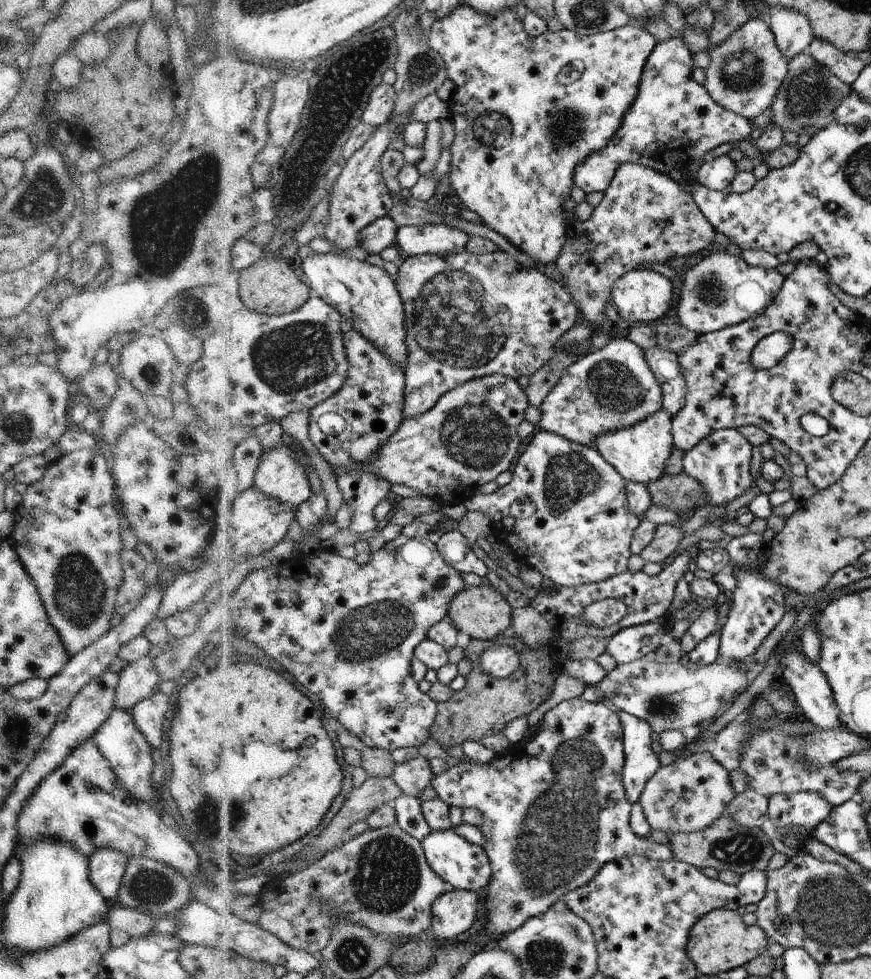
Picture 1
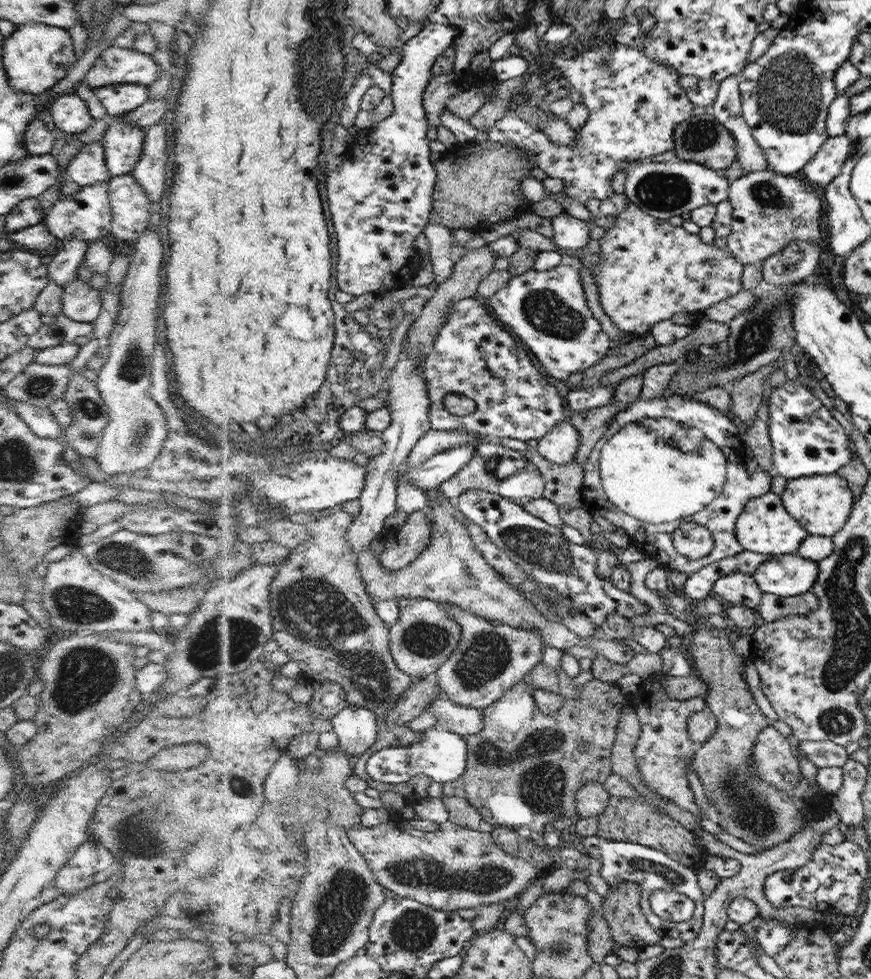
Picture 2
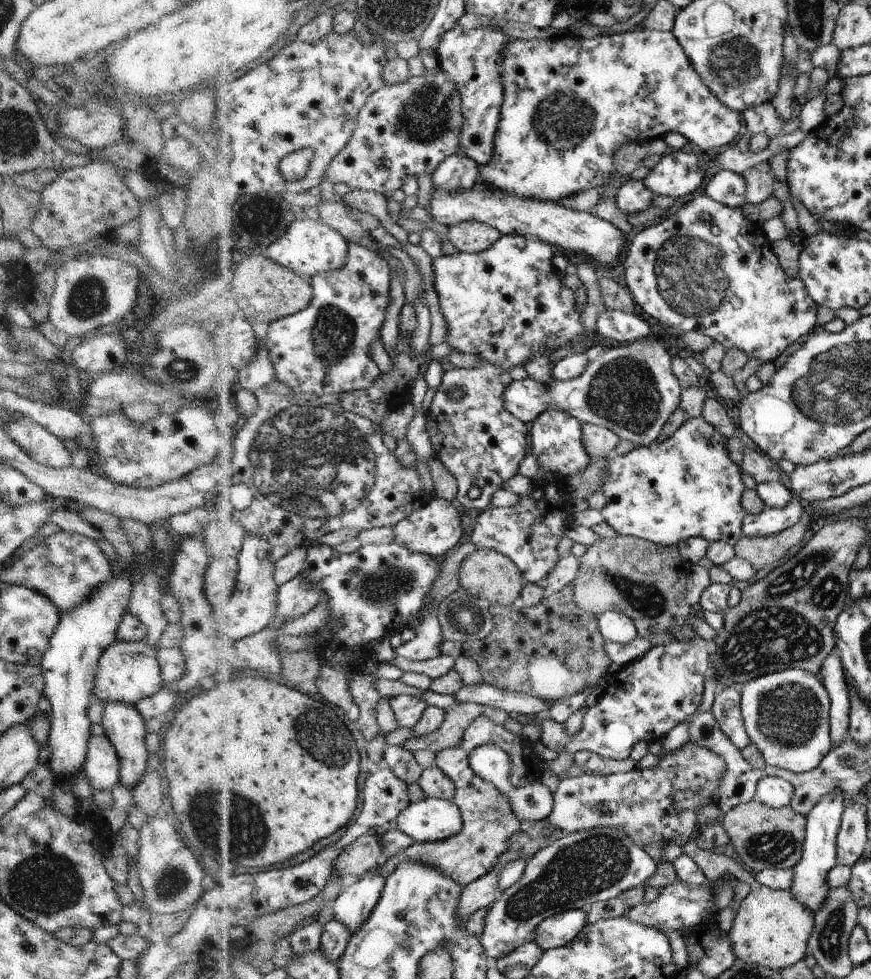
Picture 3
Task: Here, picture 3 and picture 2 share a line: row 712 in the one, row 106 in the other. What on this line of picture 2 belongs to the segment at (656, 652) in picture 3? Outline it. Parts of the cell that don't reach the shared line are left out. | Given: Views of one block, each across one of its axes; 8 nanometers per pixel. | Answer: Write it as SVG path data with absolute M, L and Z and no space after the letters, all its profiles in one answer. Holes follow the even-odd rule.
M602 33L596 40L598 43L596 49L575 49L566 55L550 53L547 57L547 63L556 71L560 83L567 84L573 91L581 94L583 105L589 110L586 122L575 128L577 145L571 147L551 141L544 131L535 129L534 125L519 117L518 113L508 113L486 132L490 141L501 144L511 142L521 150L525 150L525 154L531 154L533 164L542 169L548 177L558 178L566 183L566 190L560 192L560 196L566 196L566 199L582 205L585 205L588 200L610 198L614 193L610 181L627 160L648 159L656 154L673 150L675 126L690 118L695 107L685 89L678 85L678 77L681 74L677 70L651 60L650 56L646 56L645 52L636 46L625 47L616 42L611 47L609 39ZM603 58L607 60L605 65L601 63Z

